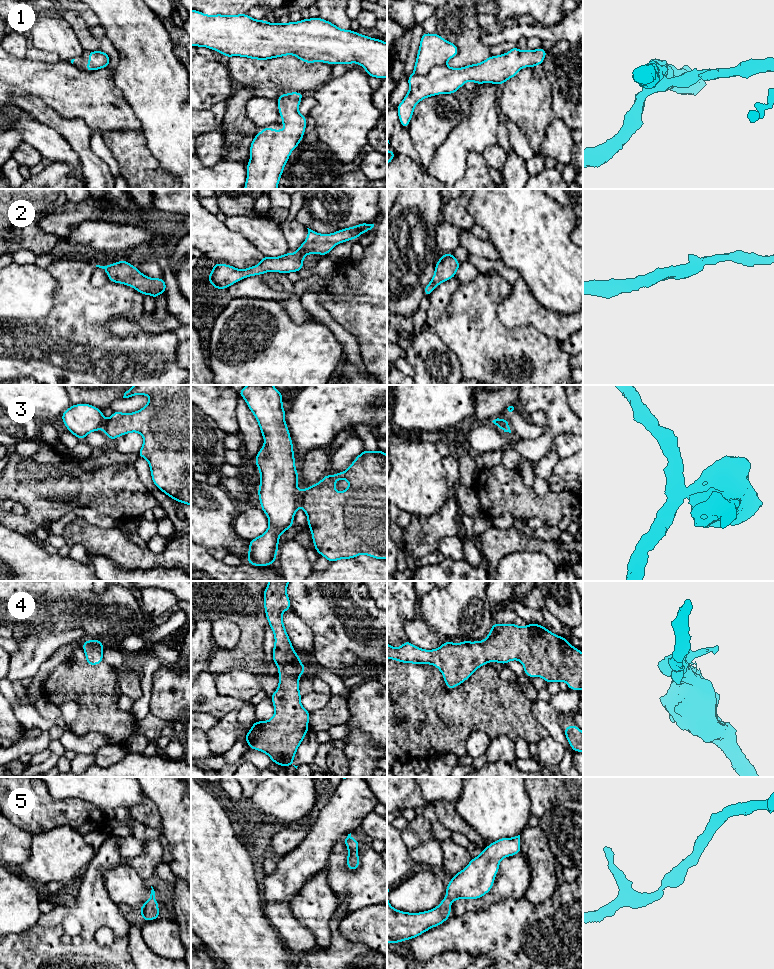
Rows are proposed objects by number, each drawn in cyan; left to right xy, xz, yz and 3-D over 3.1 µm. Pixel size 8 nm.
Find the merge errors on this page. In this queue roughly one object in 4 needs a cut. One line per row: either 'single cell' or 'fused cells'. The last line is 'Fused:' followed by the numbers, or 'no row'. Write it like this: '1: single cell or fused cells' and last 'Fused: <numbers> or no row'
1: single cell
2: single cell
3: fused cells
4: single cell
5: single cell
Fused: 3

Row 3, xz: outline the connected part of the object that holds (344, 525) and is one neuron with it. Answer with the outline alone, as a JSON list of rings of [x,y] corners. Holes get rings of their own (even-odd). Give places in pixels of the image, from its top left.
[[[363,449],[344,472],[329,476],[300,492],[300,506],[307,515],[308,526],[312,533],[314,548],[330,563],[339,559],[352,559],[366,554],[375,559],[387,559],[387,455],[377,450],[368,452]],[[346,479],[349,487],[343,492],[335,490],[335,482]]]

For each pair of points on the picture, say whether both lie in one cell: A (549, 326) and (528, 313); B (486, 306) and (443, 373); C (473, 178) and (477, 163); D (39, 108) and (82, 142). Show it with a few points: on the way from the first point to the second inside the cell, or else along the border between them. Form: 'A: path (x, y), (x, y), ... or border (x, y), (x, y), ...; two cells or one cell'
A: path (544, 321), (533, 313); one cell
B: border (440, 337), (443, 343), (456, 356), (462, 374); two cells
C: path (476, 174), (476, 167); one cell
D: path (50, 118), (71, 131); one cell

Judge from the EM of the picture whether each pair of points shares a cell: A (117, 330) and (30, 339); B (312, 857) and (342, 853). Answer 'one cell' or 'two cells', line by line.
A: two cells
B: two cells

